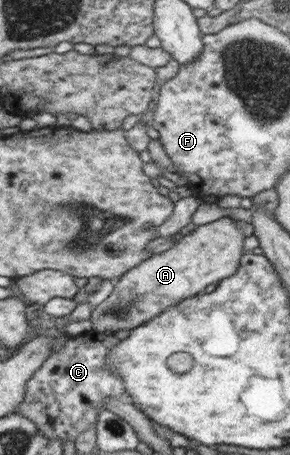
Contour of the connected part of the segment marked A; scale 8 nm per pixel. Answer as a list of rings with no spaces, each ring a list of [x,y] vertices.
[[[224,217],[206,225],[199,225],[189,234],[178,239],[170,249],[151,255],[149,259],[130,269],[114,281],[110,296],[92,307],[89,319],[94,332],[114,333],[121,329],[132,330],[146,321],[154,320],[166,308],[180,301],[198,296],[207,285],[220,283],[234,275],[244,250],[244,231],[234,225],[234,219]]]

